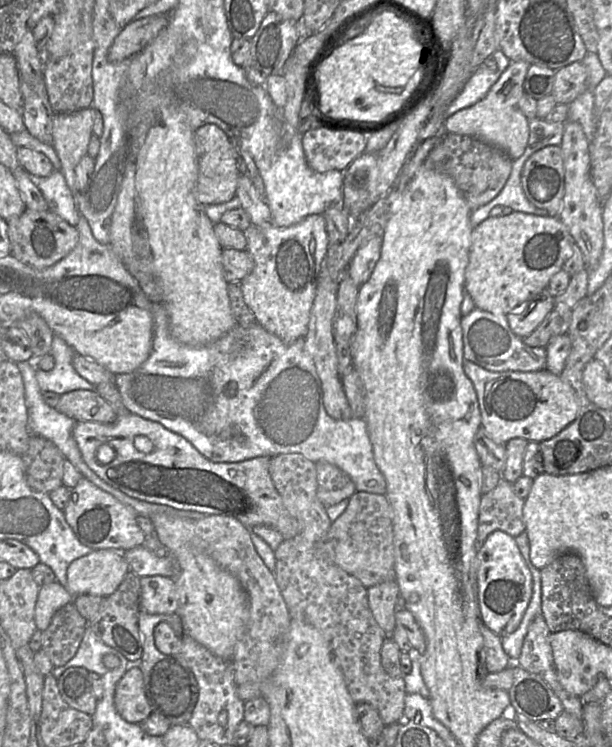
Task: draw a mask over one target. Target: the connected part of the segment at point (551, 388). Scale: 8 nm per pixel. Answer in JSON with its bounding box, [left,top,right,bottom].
[463,360,579,445]

